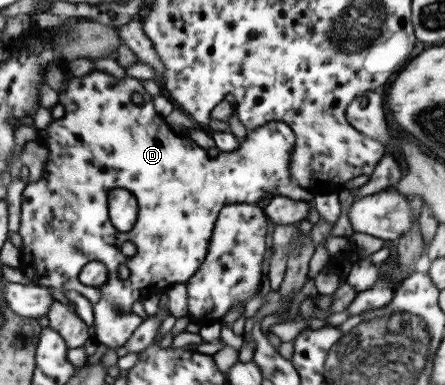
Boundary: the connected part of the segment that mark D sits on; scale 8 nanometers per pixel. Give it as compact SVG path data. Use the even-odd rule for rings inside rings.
M93 71L91 75L83 75L83 77L72 77L69 76L65 88L57 93L57 102L63 106L65 114L59 118L52 120L51 123L42 129L45 131L44 146L47 147L47 158L43 167L43 174L38 181L35 183L27 182L24 191L22 192L21 200L21 220L18 233L22 236L22 247L20 247L20 261L19 268L25 273L31 280L32 283L38 286L44 285L44 287L53 287L53 289L59 289L59 291L76 291L80 293L89 303L91 304L92 317L93 317L93 340L97 344L103 344L108 348L119 348L127 341L127 338L137 329L137 326L143 322L141 317L131 313L129 307L135 303L135 301L142 302L151 296L158 296L165 292L169 285L175 283L185 283L191 274L199 267L202 263L202 259L206 254L210 233L214 226L214 220L219 210L229 203L249 203L255 204L259 201L260 197L264 195L284 195L289 199L296 199L297 201L311 200L313 196L307 191L298 187L289 179L287 175L287 166L290 162L290 155L294 149L294 133L291 128L283 122L267 122L265 126L249 130L244 135L244 138L240 140L240 144L230 152L217 152L216 156L212 157L203 148L197 146L193 140L189 137L182 137L178 135L170 126L166 123L165 119L161 115L158 115L154 111L154 107L151 103L152 99L150 95L145 91L139 81L131 77L125 77L121 81L113 79L111 75L103 73L101 71ZM137 93L141 97L141 104L135 105L131 102L131 94ZM111 189L127 189L129 193L133 193L133 197L137 199L137 217L135 223L131 226L129 231L120 232L115 229L108 218L108 203L107 193ZM124 241L131 241L135 245L135 253L131 257L123 256L120 253L120 244ZM90 261L100 261L105 265L107 270L107 281L103 285L97 287L86 287L78 280L79 272L86 263ZM126 265L129 273L128 278L121 280L117 276L117 266Z

